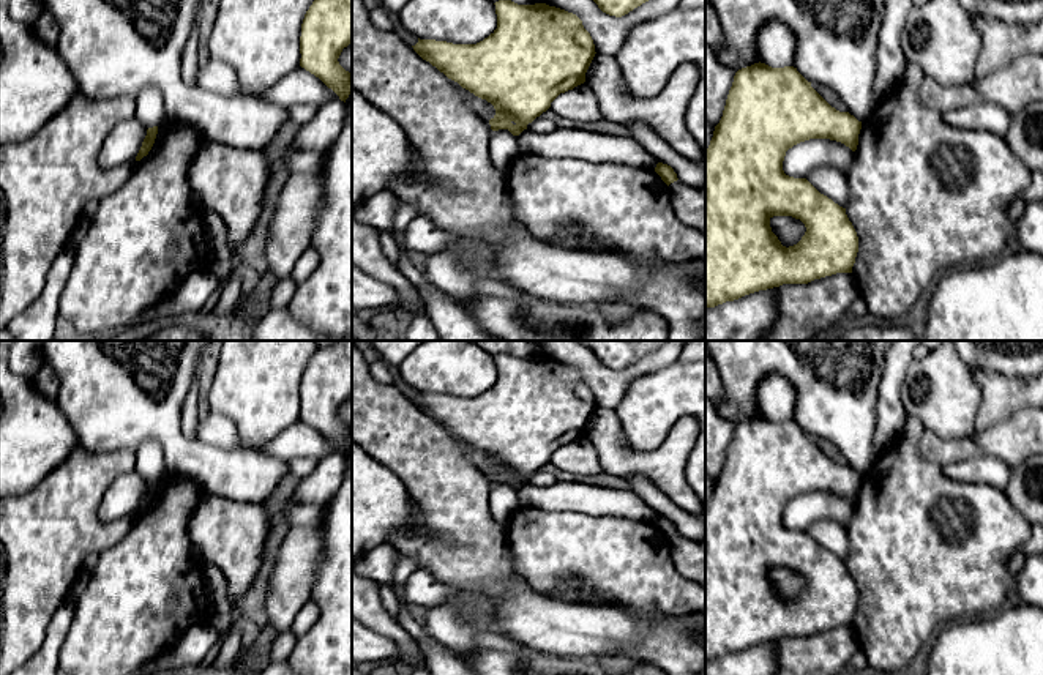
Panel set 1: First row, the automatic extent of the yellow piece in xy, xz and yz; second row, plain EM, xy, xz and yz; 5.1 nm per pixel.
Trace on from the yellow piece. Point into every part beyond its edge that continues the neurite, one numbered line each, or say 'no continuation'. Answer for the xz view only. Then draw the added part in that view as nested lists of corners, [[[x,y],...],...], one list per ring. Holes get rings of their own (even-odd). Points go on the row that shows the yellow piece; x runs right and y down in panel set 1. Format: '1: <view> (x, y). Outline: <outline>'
no continuation

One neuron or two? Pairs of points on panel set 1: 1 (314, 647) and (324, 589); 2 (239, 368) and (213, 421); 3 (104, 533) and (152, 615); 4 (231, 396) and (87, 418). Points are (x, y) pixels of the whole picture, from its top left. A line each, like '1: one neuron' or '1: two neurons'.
1: one neuron
2: two neurons
3: two neurons
4: two neurons

